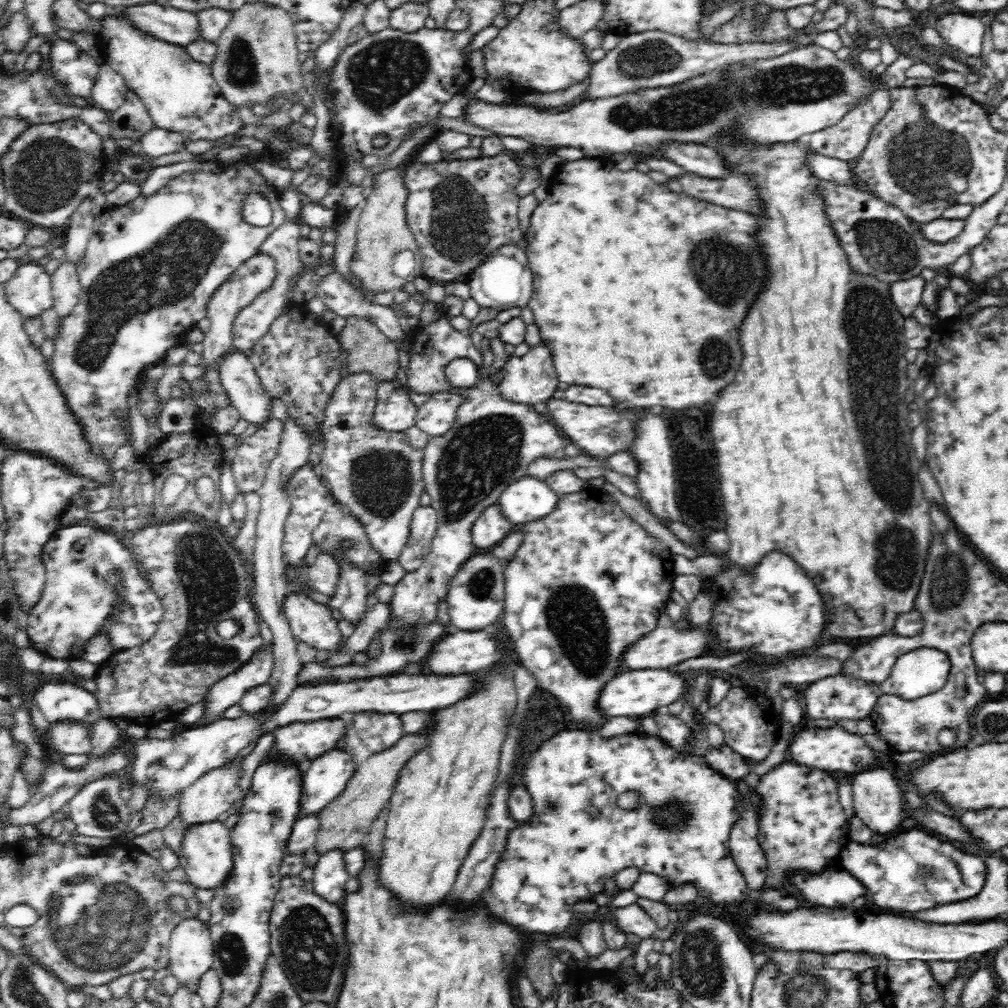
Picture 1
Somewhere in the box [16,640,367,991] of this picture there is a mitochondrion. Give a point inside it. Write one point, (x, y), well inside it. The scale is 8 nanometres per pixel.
(96, 926)

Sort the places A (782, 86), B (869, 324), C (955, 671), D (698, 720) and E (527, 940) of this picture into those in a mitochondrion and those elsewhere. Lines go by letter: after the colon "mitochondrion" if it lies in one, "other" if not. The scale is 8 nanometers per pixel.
A: mitochondrion
B: mitochondrion
C: other
D: other
E: other

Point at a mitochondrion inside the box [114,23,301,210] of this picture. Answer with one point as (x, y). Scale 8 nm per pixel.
(241, 72)

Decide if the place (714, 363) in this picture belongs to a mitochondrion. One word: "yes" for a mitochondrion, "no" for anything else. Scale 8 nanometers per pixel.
yes

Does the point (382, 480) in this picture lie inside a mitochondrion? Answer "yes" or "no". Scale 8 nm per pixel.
yes

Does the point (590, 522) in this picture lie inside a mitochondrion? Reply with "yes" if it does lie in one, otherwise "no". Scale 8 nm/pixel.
no

